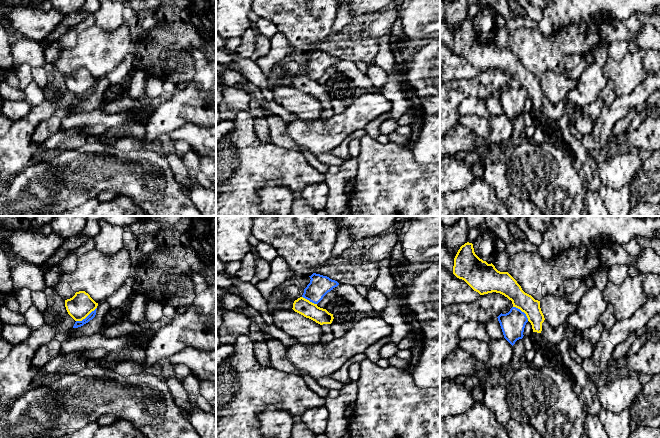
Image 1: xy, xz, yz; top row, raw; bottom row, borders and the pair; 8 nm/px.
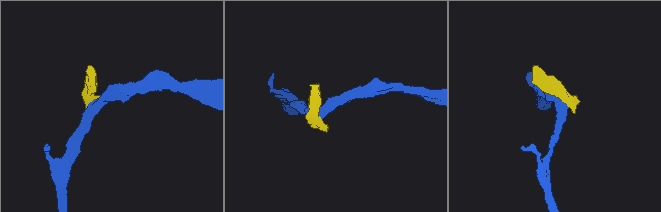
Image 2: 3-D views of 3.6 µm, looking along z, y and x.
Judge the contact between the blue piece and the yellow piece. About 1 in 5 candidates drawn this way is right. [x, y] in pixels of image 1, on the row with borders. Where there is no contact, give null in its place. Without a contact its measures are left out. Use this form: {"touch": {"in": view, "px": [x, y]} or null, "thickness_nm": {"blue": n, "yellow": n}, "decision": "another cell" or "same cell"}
{"touch": {"in": "xy", "px": [87, 316]}, "thickness_nm": {"blue": 50, "yellow": 190}, "decision": "another cell"}

